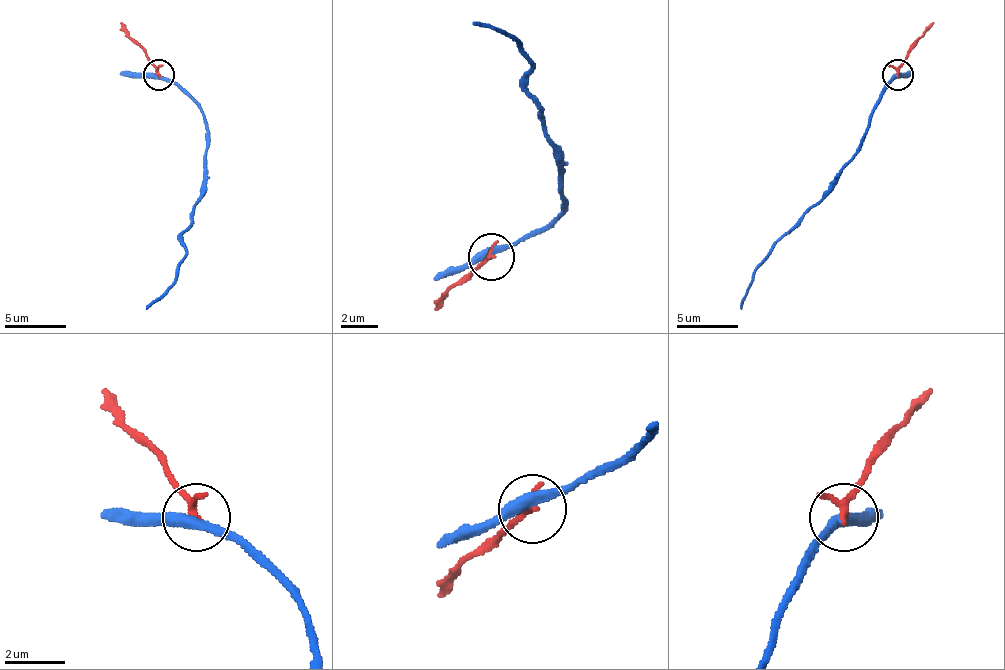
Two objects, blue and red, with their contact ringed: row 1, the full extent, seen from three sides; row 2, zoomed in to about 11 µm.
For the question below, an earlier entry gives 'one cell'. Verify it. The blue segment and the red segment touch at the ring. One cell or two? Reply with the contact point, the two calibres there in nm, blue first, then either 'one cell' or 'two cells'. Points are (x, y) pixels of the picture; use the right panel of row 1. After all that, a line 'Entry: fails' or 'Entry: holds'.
(898, 74) | 360/190 nm | two cells
Entry: fails

